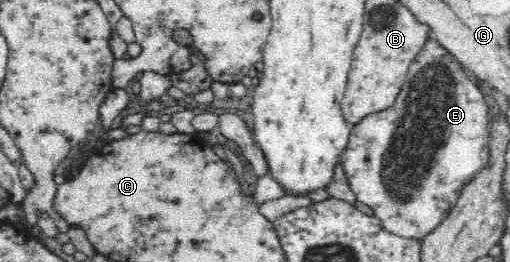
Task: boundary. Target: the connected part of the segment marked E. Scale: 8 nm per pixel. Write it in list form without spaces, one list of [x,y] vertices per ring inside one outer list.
[[[432,37],[416,57],[416,63],[412,63],[396,103],[390,109],[371,113],[349,126],[347,144],[338,154],[336,163],[342,168],[355,201],[372,211],[371,216],[381,232],[404,240],[421,241],[440,225],[456,205],[459,191],[464,187],[464,177],[470,182],[474,173],[488,161],[491,127],[487,110],[483,89],[468,79],[455,57]]]

